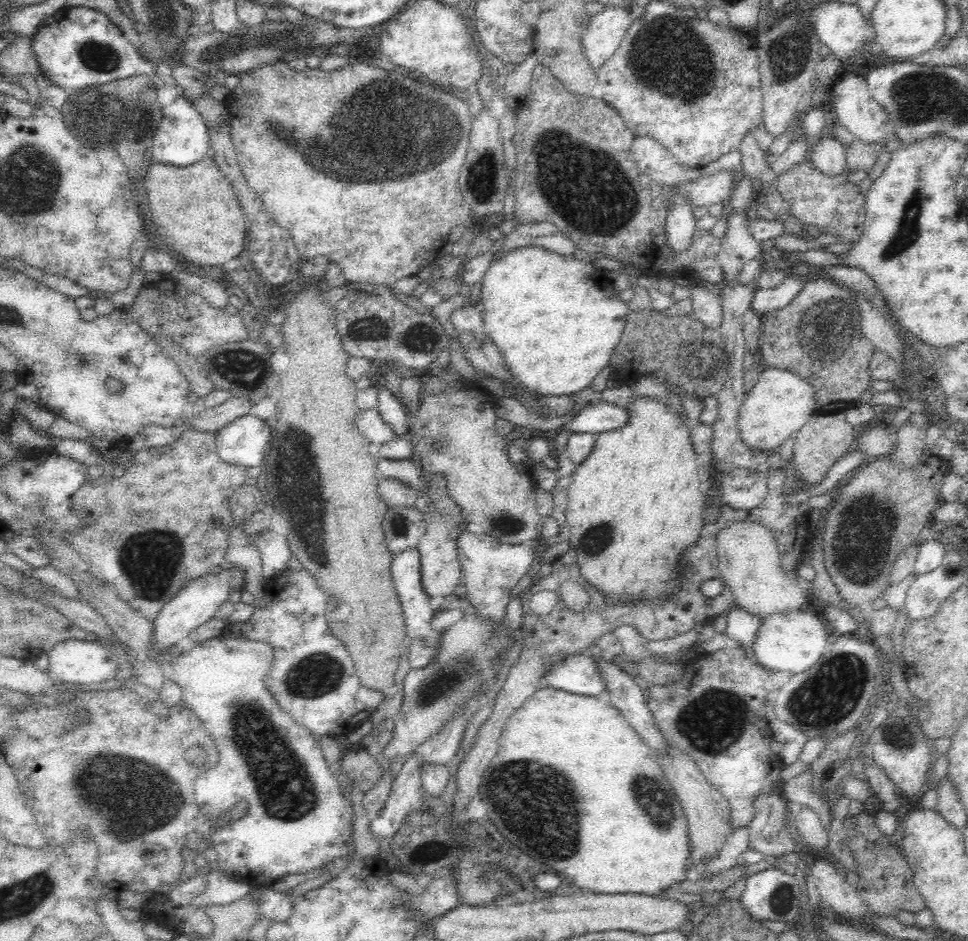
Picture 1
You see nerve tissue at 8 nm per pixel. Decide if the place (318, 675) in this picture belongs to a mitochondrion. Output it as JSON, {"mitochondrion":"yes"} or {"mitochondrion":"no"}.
{"mitochondrion":"yes"}

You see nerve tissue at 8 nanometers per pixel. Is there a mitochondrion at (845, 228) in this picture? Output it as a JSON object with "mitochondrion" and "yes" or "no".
{"mitochondrion":"no"}

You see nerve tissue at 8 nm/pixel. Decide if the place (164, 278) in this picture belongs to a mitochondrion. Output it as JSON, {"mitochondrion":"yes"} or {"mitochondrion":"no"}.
{"mitochondrion":"no"}

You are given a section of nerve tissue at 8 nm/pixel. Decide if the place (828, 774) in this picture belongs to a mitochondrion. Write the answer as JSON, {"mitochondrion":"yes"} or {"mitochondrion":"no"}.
{"mitochondrion":"no"}

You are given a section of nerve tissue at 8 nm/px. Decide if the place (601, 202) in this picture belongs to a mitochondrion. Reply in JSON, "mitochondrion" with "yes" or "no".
{"mitochondrion":"yes"}

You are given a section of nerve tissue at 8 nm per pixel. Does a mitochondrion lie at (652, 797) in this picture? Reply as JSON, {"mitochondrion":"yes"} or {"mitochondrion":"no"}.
{"mitochondrion":"yes"}

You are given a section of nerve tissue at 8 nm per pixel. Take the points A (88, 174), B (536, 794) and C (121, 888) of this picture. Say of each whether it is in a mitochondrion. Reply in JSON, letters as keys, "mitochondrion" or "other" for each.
{"A":"other","B":"mitochondrion","C":"other"}

